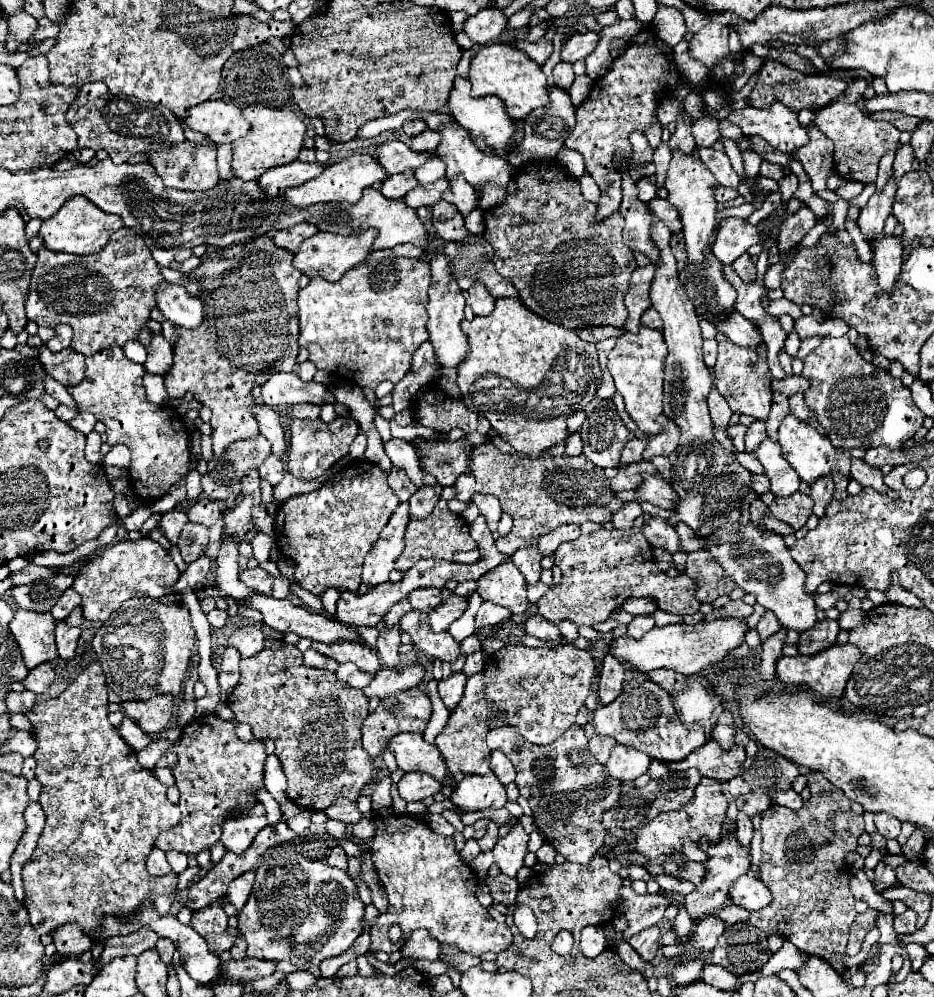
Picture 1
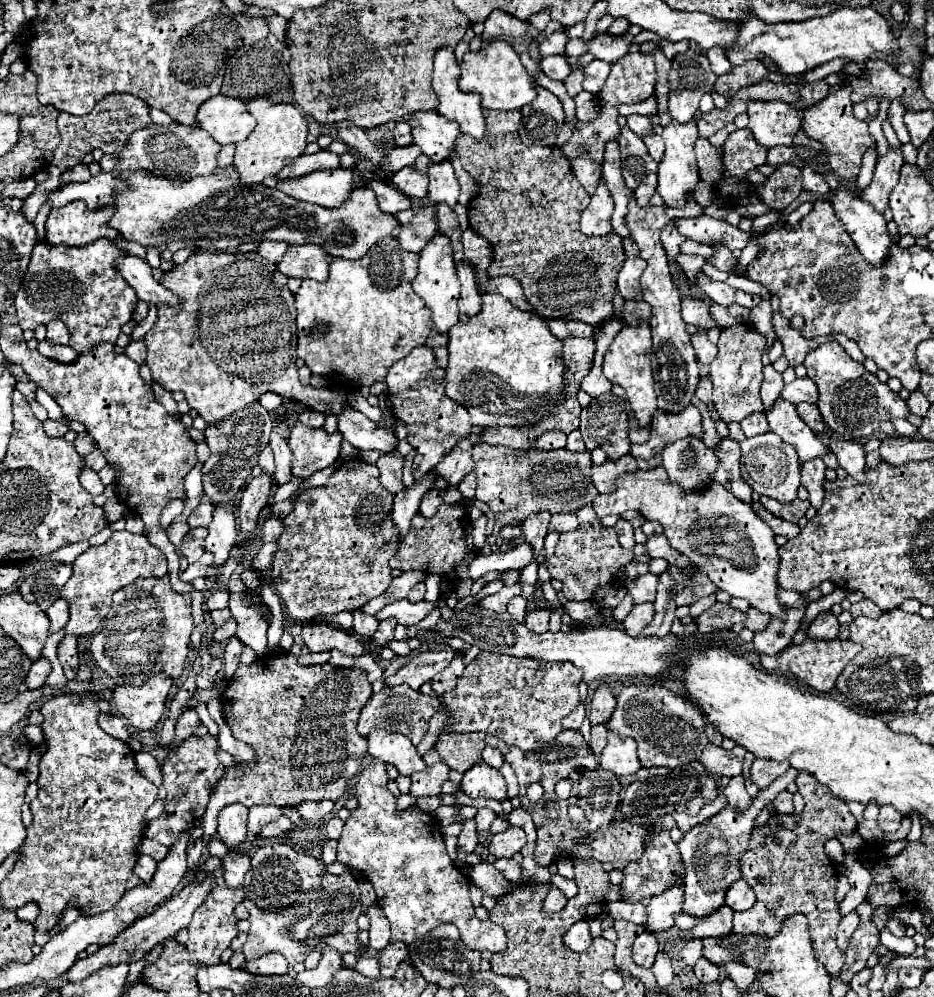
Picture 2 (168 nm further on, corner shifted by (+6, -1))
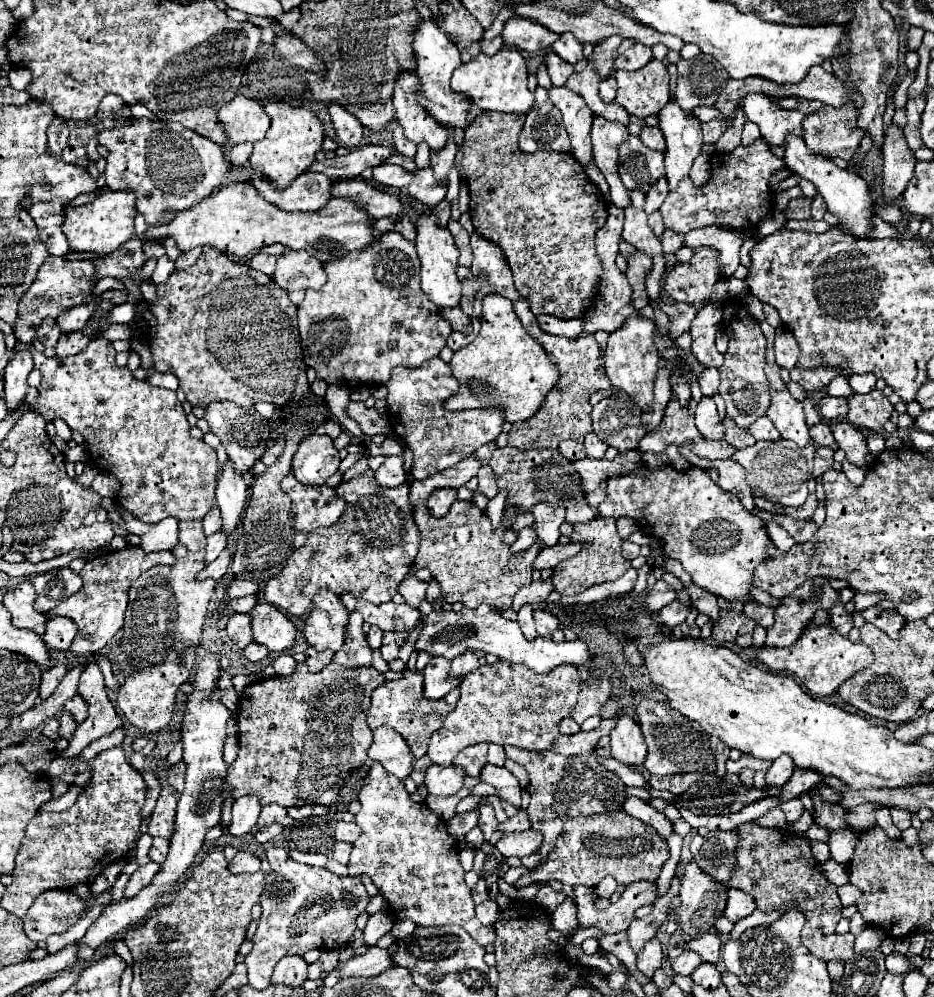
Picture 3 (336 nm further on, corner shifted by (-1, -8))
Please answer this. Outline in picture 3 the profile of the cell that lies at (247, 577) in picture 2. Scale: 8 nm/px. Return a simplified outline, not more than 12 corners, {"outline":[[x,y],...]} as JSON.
{"outline":[[236,578],[228,586],[230,598],[258,594],[256,580]]}

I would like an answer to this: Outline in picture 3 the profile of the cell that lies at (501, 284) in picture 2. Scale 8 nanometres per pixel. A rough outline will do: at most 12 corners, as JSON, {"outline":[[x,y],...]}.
{"outline":[[526,298],[520,322],[558,366],[560,380],[526,422],[514,422],[518,450],[584,442],[590,396],[610,386],[594,336],[546,334]]}

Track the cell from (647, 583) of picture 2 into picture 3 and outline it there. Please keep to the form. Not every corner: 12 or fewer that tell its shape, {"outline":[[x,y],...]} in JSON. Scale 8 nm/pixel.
{"outline":[[656,580],[646,594],[646,608],[656,612],[676,592],[664,580]]}

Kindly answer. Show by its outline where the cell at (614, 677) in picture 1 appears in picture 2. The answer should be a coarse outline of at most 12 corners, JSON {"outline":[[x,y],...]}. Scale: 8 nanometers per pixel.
{"outline":[[601,685],[591,701],[591,725],[607,723],[615,697]]}

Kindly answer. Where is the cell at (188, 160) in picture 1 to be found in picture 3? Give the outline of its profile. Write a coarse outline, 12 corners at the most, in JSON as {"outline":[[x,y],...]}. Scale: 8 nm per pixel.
{"outline":[[164,120],[102,130],[106,186],[148,224],[228,174],[220,144]]}

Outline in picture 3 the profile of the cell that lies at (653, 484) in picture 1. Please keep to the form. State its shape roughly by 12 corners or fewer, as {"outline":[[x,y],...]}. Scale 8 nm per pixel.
{"outline":[[702,468],[610,478],[598,512],[696,586],[754,602],[774,542]]}

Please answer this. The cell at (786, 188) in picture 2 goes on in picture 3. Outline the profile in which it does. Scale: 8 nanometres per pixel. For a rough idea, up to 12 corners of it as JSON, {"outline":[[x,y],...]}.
{"outline":[[794,198],[786,208],[786,218],[810,218],[812,200]]}

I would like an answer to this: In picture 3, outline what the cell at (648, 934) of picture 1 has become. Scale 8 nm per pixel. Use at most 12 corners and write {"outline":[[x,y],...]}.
{"outline":[[654,938],[638,954],[638,970],[652,976],[664,960]]}

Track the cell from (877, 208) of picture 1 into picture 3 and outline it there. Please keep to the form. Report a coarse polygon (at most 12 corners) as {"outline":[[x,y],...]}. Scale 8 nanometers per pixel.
{"outline":[[900,128],[886,130],[882,146],[882,200],[898,200],[916,158]]}

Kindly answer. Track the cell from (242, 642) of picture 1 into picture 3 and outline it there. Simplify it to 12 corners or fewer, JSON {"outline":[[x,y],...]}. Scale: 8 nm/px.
{"outline":[[276,606],[250,610],[254,642],[272,652],[294,644],[296,626]]}

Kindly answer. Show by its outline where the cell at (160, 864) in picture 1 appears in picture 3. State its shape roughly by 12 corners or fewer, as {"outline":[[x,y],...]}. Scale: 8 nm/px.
{"outline":[[158,864],[140,866],[126,884],[124,898],[132,898],[148,886]]}

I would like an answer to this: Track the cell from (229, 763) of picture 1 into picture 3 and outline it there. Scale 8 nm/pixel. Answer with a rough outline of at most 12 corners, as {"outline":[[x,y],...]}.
{"outline":[[166,784],[148,824],[150,836],[172,838],[180,792]]}

